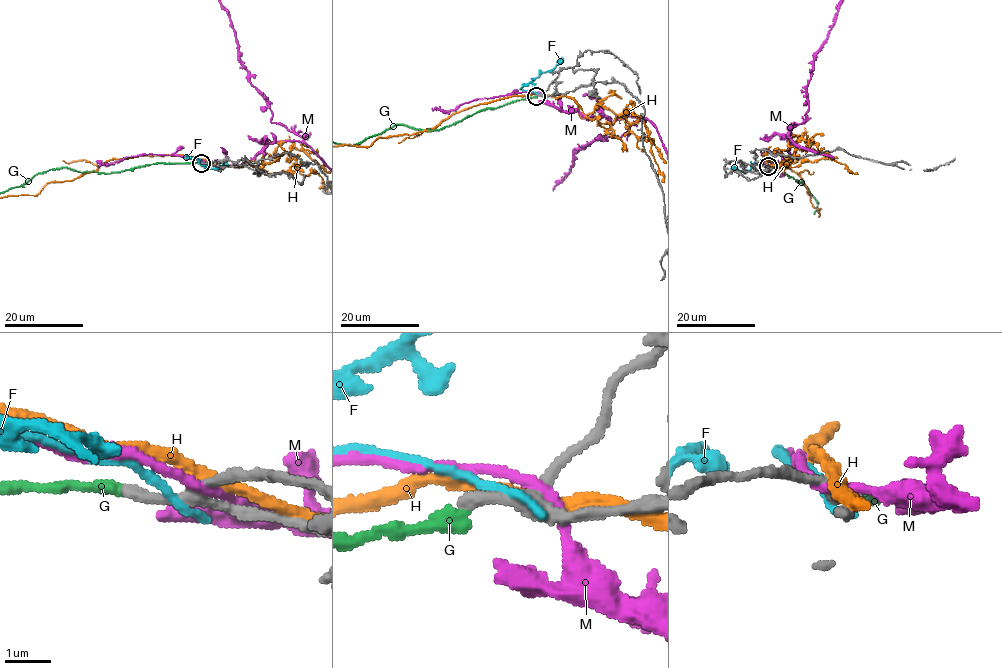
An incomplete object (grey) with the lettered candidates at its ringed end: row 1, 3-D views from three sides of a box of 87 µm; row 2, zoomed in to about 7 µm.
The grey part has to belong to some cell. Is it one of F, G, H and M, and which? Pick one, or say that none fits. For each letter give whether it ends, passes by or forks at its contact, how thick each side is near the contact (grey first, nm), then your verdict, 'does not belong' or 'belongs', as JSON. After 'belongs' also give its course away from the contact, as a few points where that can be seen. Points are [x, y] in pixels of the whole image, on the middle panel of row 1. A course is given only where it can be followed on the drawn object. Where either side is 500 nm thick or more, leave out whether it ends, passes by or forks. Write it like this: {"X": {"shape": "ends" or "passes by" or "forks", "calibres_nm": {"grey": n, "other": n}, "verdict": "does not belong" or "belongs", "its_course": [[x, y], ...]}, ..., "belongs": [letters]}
{"F": {"shape": "ends", "calibres_nm": {"grey": 280, "other": 240}, "verdict": "does not belong"}, "G": {"shape": "ends", "calibres_nm": {"grey": 280, "other": 320}, "verdict": "belongs"}, "H": {"shape": "passes by", "calibres_nm": {"grey": 240, "other": 280}, "verdict": "does not belong"}, "M": {"shape": "passes by", "calibres_nm": {"grey": 240, "other": 200}, "verdict": "does not belong"}, "belongs": ["G"]}

